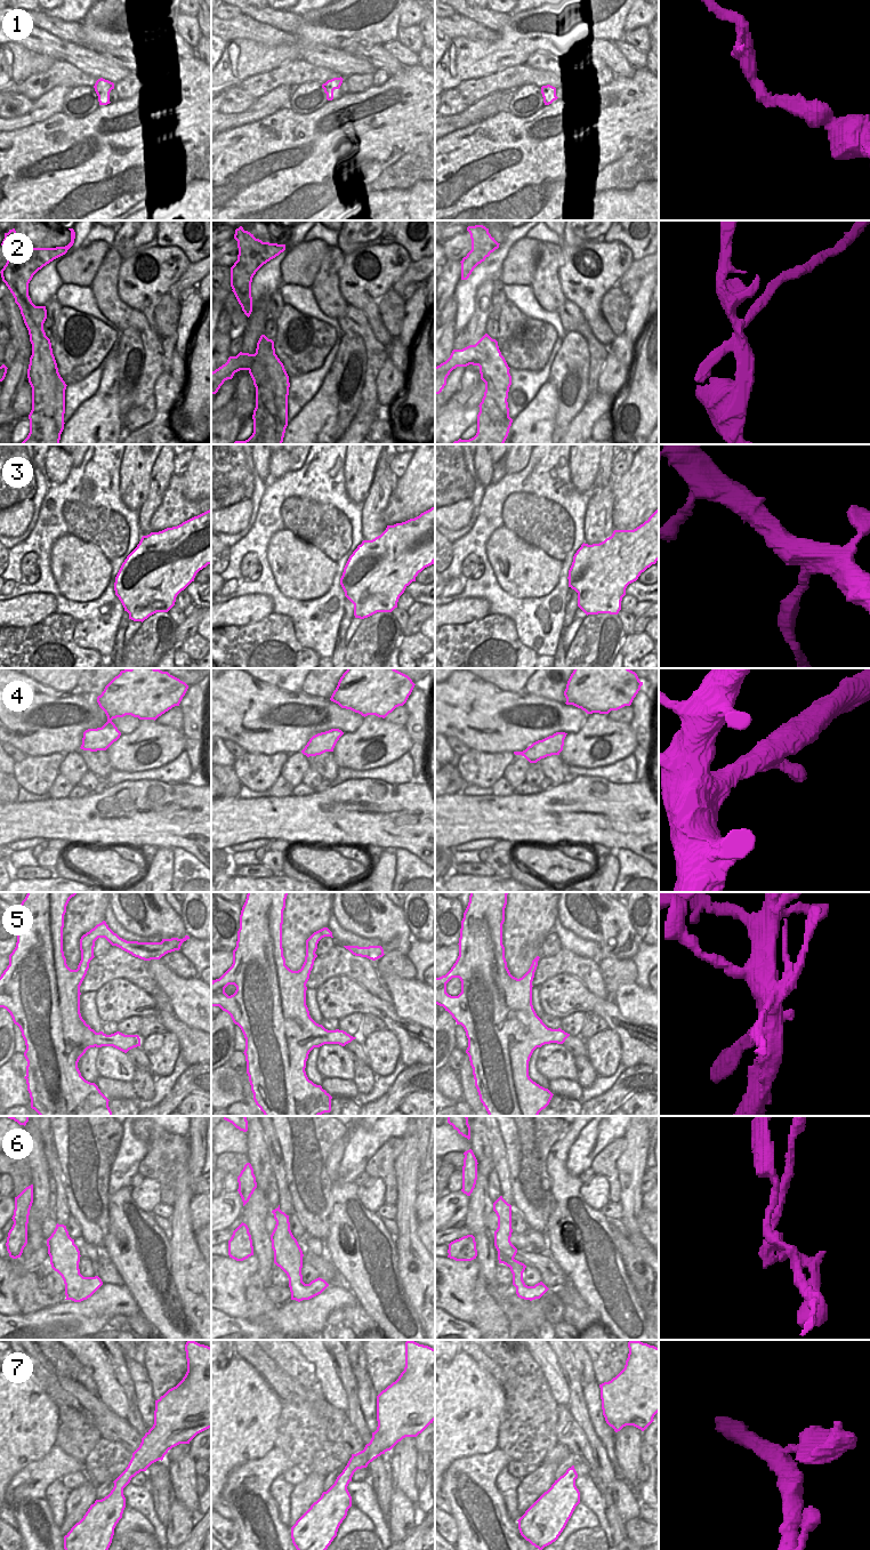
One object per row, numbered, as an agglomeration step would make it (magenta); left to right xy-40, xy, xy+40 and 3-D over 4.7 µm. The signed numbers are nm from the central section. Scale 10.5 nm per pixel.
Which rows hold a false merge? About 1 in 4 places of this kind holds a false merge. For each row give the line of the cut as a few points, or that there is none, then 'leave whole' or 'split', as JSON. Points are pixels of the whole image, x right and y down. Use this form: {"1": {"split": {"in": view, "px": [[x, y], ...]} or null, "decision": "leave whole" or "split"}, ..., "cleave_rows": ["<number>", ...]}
{"1": {"split": null, "decision": "leave whole"}, "2": {"split": {"in": "xy+40", "px": [[500, 353], [497, 356], [470, 363]]}, "decision": "split"}, "3": {"split": null, "decision": "leave whole"}, "4": {"split": null, "decision": "leave whole"}, "5": {"split": null, "decision": "leave whole"}, "6": {"split": {"in": "xy+40", "px": [[498, 1251], [513, 1259]]}, "decision": "split"}, "7": {"split": null, "decision": "leave whole"}, "cleave_rows": ["2", "6"]}

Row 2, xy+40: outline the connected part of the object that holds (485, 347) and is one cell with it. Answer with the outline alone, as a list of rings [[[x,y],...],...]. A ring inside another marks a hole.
[[[485,334],[475,345],[462,350],[453,350],[450,358],[435,367],[435,394],[440,394],[446,385],[446,378],[457,367],[467,367],[501,354],[498,342]]]

